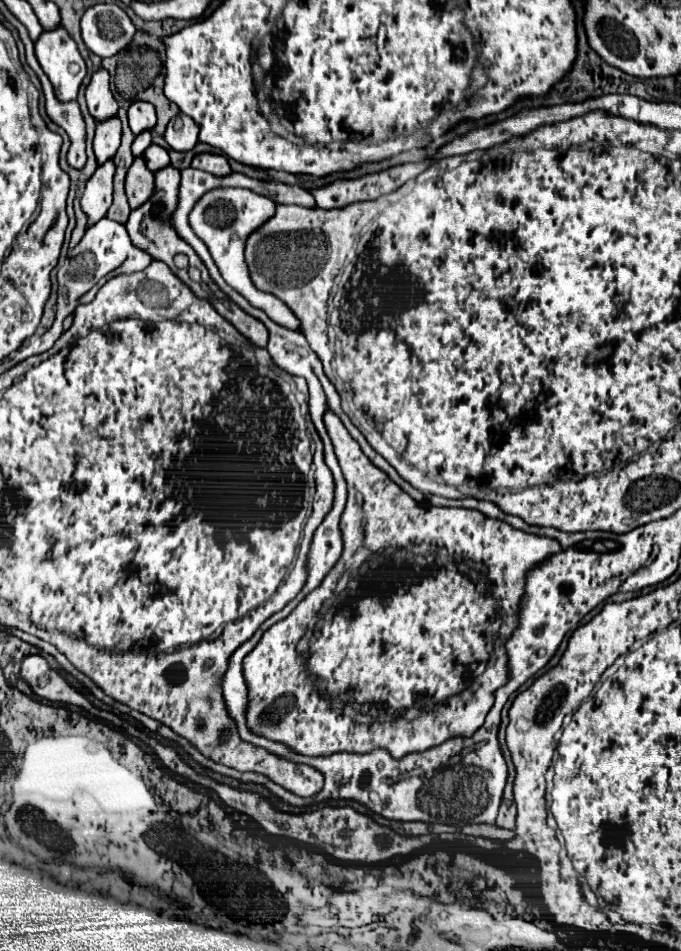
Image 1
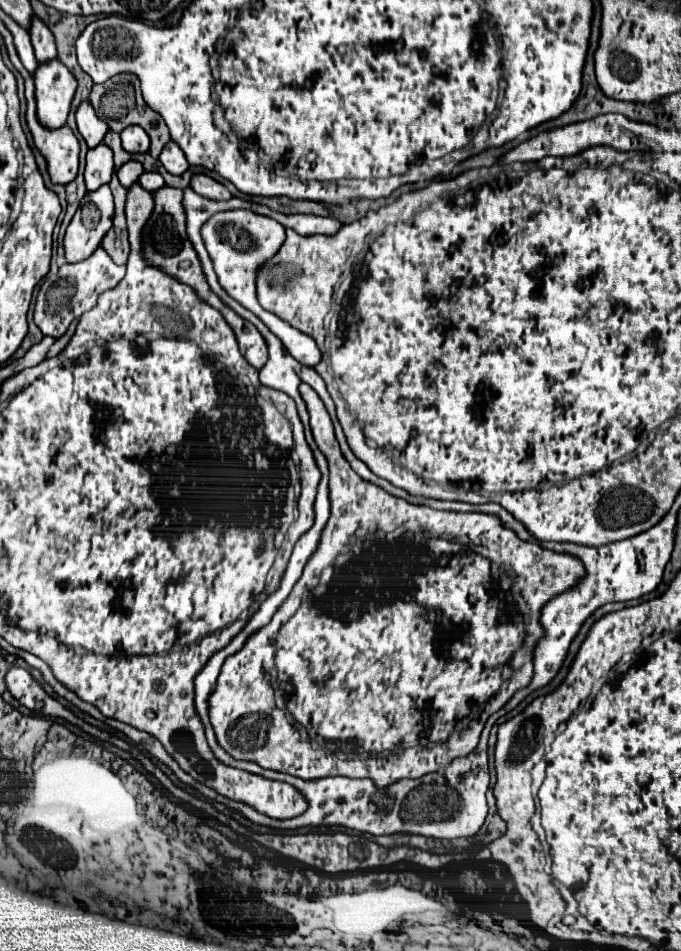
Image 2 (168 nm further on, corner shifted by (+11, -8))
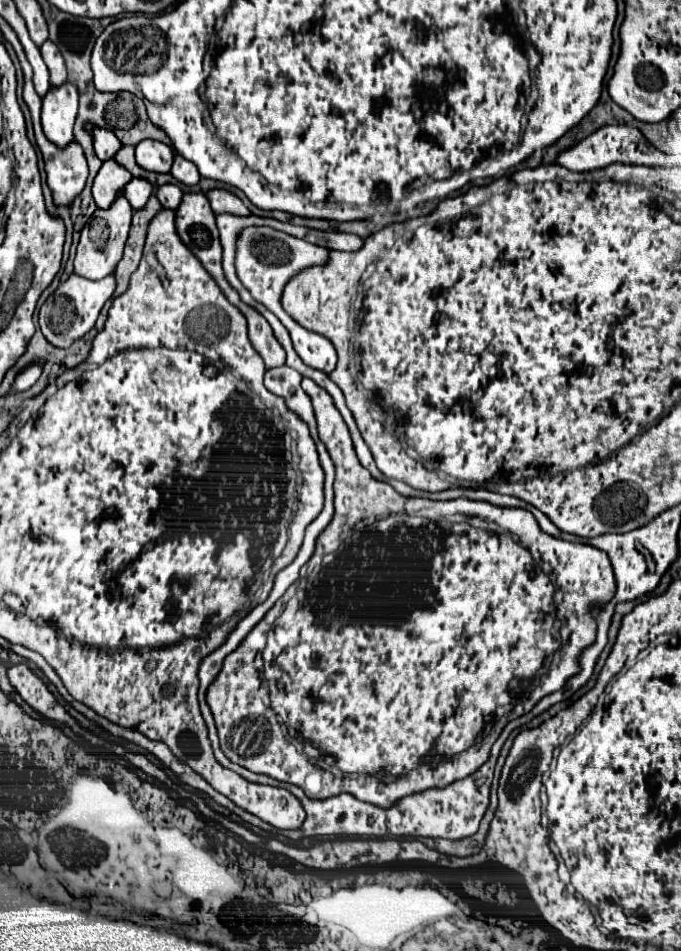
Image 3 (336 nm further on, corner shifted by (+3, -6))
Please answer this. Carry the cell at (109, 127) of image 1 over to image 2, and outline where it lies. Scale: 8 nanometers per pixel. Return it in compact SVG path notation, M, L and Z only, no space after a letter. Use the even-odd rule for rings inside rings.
M99 144L97 148L87 152L87 168L85 168L87 192L95 192L99 186L109 184L113 172L115 172L113 152L105 144Z

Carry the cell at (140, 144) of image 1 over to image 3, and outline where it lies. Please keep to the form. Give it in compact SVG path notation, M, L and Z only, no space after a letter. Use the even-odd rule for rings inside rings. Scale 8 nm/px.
M133 178L127 186L125 186L125 198L129 200L131 208L133 210L139 210L145 206L147 198L151 196L153 192L153 186L149 184L149 180L145 178Z

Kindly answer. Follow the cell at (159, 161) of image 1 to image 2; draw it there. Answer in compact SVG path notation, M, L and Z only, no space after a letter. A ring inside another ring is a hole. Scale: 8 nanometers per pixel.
M143 172L139 184L141 184L147 192L153 194L153 192L157 192L157 190L161 190L161 188L165 186L165 180L163 180L163 176L157 174L157 172Z

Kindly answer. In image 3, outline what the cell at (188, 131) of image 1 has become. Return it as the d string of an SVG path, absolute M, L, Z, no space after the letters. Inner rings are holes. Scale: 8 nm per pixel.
M179 154L173 158L171 174L173 174L179 182L183 182L183 184L187 184L187 186L197 184L197 182L199 182L199 178L201 178L201 176L199 176L197 166L193 166L193 162L189 162L189 160L181 158Z

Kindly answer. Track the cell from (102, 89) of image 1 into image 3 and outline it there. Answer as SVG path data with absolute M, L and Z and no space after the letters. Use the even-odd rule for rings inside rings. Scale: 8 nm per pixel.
M95 126L93 128L93 146L95 146L95 152L97 152L99 160L109 160L121 148L121 142L111 130Z

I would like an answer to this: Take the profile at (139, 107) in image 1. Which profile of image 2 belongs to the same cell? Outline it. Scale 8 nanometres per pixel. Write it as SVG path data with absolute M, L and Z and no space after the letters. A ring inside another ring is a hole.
M127 128L121 134L121 140L123 140L123 148L129 154L149 152L149 136L143 132L143 128Z

